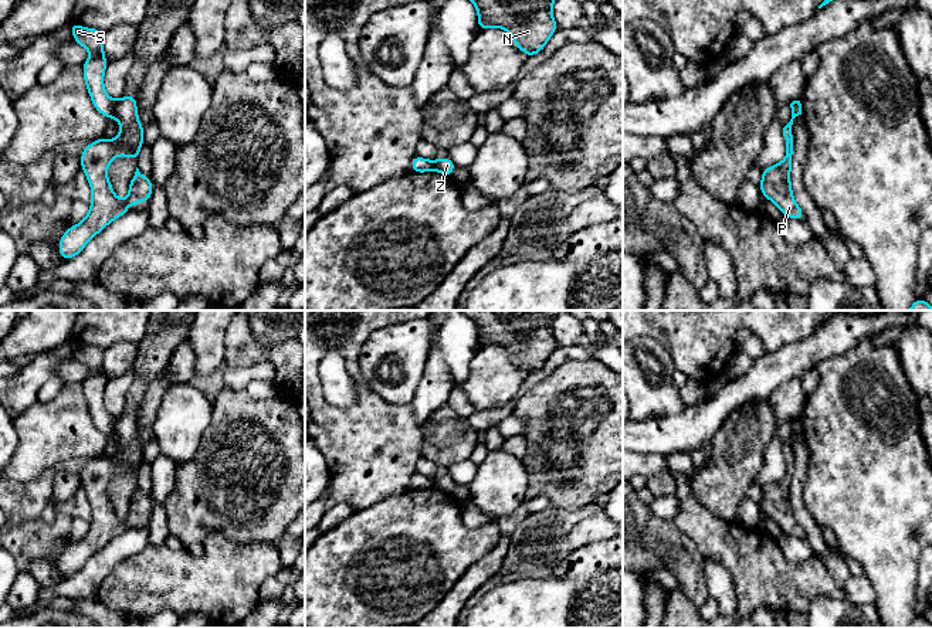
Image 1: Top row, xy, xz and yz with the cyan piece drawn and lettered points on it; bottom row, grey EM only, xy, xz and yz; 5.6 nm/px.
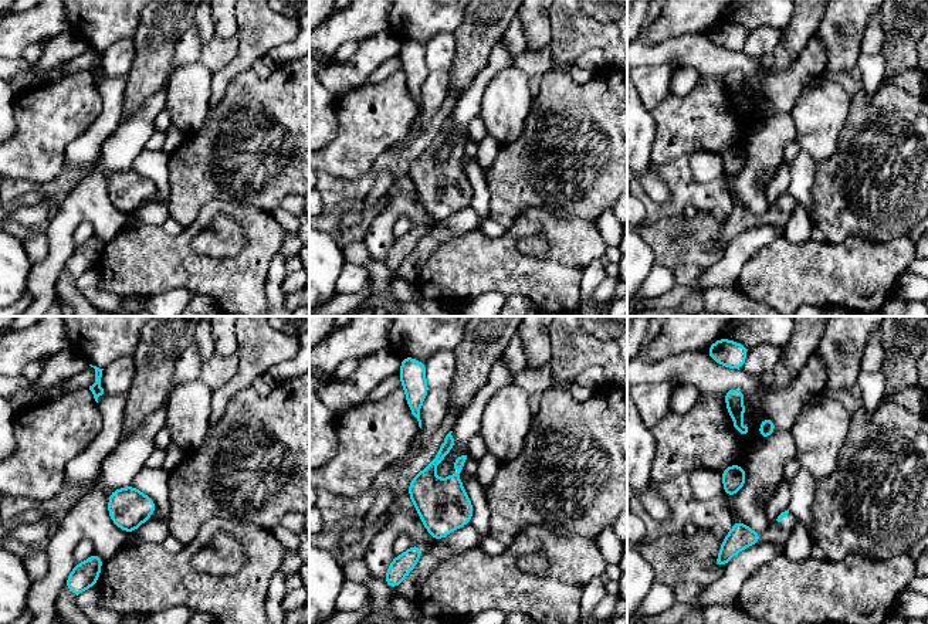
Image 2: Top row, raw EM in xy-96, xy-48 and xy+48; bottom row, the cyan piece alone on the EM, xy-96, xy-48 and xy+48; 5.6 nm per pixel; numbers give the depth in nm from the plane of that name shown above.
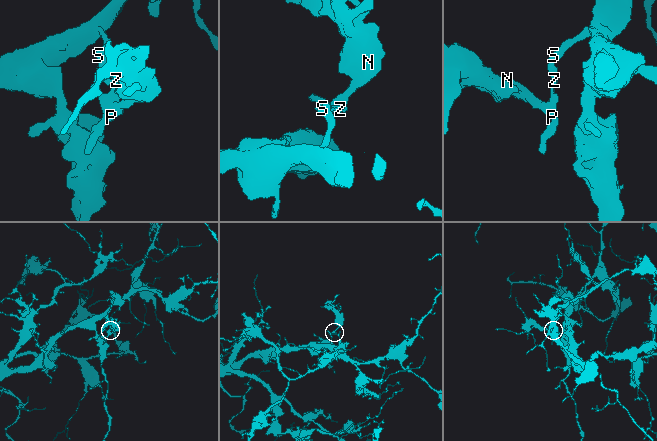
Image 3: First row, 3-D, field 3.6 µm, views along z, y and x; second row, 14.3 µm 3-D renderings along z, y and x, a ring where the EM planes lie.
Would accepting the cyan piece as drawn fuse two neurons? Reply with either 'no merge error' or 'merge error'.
merge error

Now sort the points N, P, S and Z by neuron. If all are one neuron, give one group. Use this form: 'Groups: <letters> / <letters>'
Groups: N P Z / S

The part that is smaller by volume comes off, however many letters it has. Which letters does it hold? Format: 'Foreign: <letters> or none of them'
Foreign: N, P, Z

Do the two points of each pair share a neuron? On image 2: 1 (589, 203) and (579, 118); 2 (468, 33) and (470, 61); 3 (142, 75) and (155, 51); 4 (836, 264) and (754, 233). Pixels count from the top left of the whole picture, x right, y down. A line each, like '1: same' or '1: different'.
1: same
2: same
3: same
4: different

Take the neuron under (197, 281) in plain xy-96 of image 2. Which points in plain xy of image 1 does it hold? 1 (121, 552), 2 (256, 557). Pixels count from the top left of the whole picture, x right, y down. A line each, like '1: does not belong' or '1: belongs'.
1: does not belong
2: belongs

